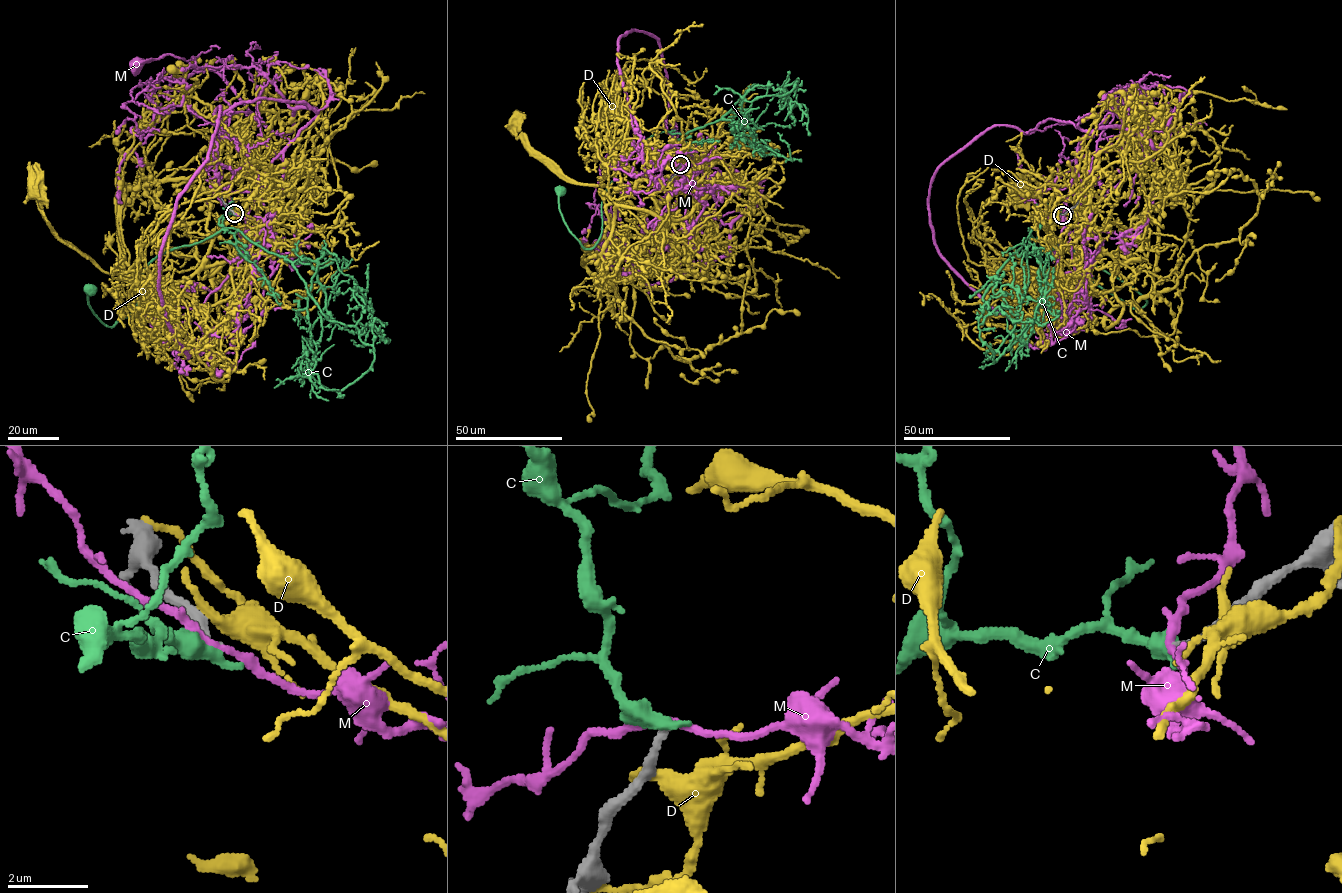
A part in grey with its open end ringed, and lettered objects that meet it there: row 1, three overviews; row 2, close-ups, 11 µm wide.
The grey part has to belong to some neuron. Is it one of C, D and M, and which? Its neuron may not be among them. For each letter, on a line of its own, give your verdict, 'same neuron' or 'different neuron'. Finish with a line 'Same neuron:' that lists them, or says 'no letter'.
C: different neuron
D: different neuron
M: different neuron
Same neuron: no letter

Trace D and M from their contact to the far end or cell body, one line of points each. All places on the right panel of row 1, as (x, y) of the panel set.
D: (1065, 213), (1061, 222), (1075, 242), (1100, 258), (1089, 271), (1048, 232), (1034, 205), (1017, 192)
M: (1062, 215), (1078, 143), (1097, 130), (1120, 126), (1157, 147), (1179, 97), (1191, 94), (1157, 82), (1144, 91)

